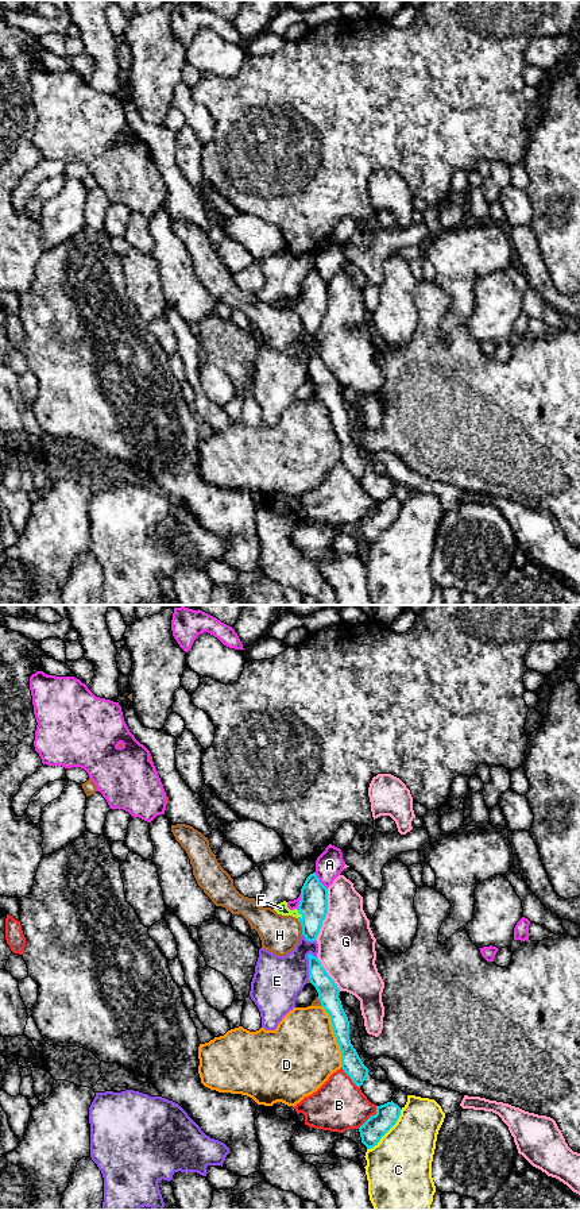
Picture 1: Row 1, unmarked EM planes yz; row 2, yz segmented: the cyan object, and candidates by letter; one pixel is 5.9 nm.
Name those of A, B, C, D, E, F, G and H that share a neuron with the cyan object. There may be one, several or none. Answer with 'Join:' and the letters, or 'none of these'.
Join: F

